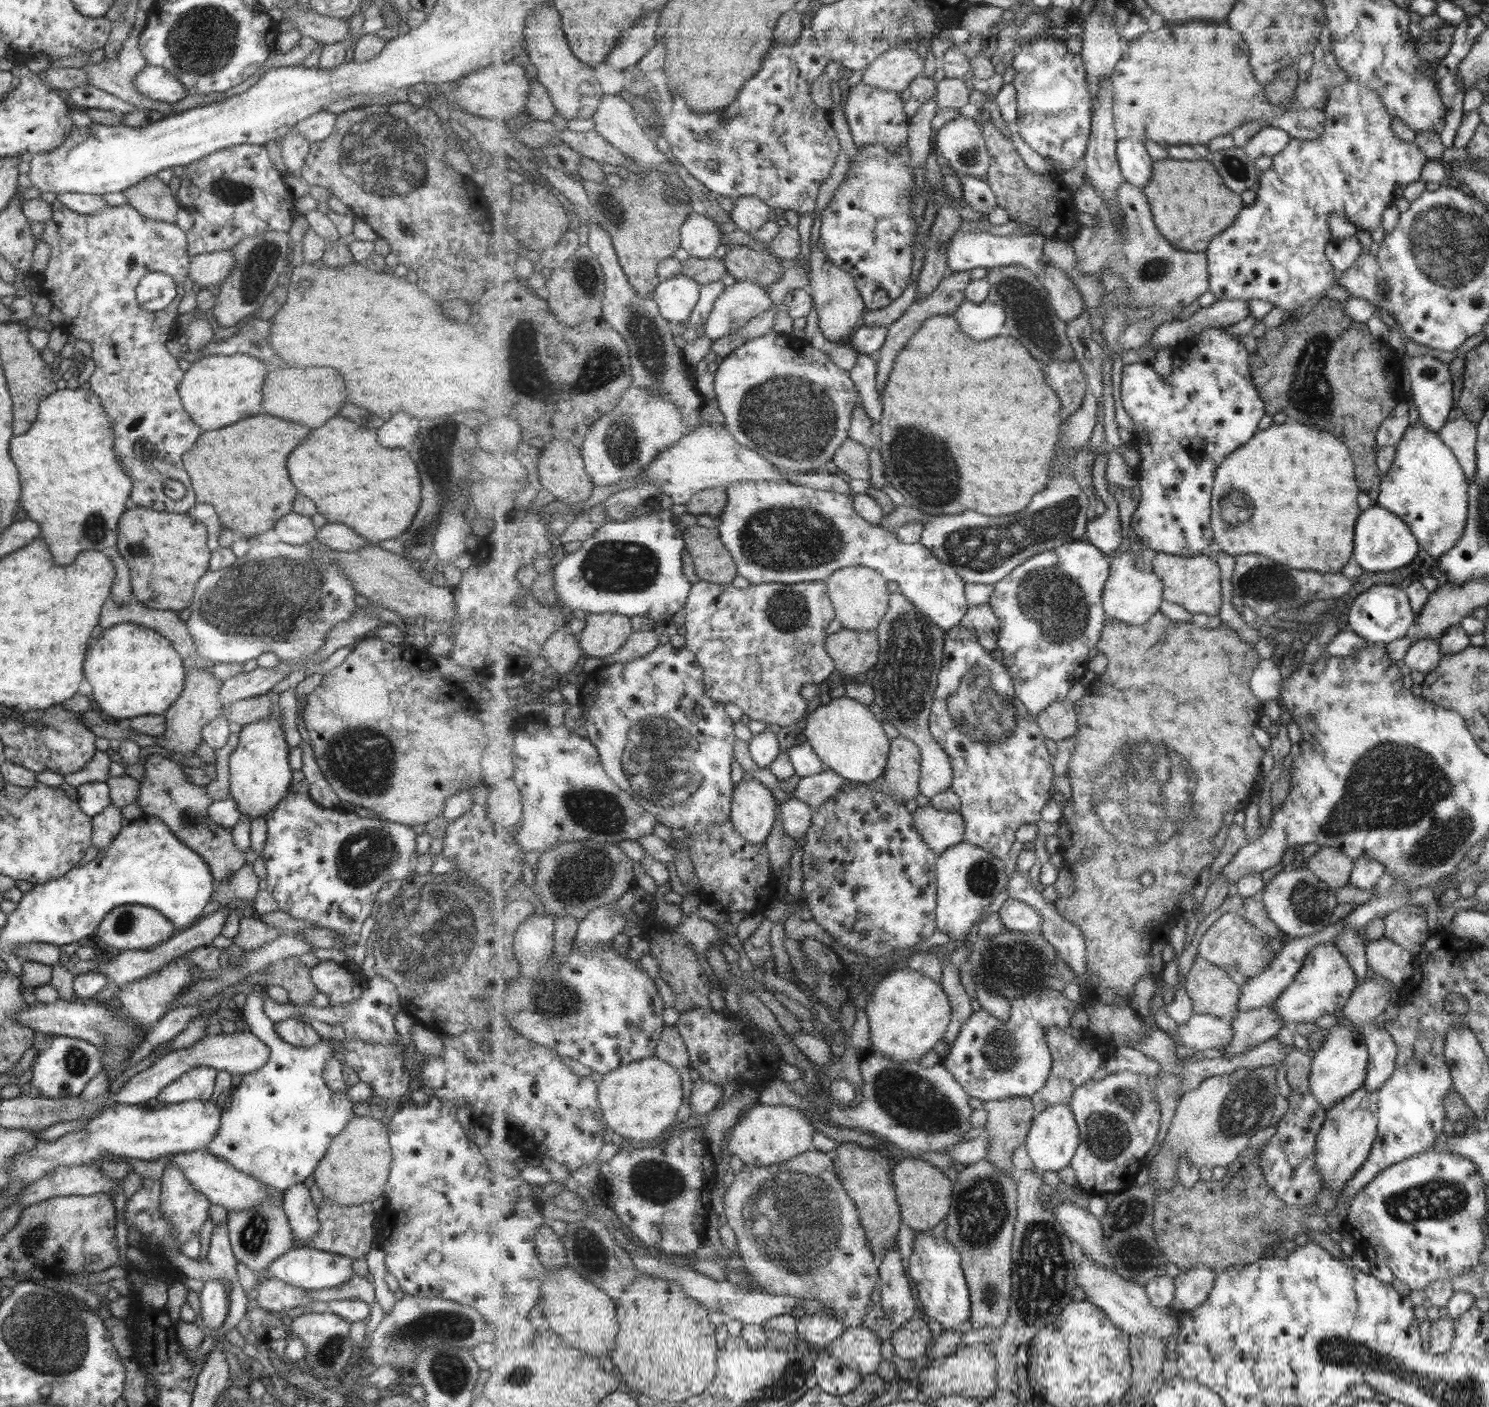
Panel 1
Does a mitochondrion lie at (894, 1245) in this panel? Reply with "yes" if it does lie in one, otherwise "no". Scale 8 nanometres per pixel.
no

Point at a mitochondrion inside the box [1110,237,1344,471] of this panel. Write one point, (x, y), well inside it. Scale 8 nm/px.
(1310, 393)

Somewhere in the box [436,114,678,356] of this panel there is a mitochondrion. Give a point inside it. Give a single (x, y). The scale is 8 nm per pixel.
(590, 279)

